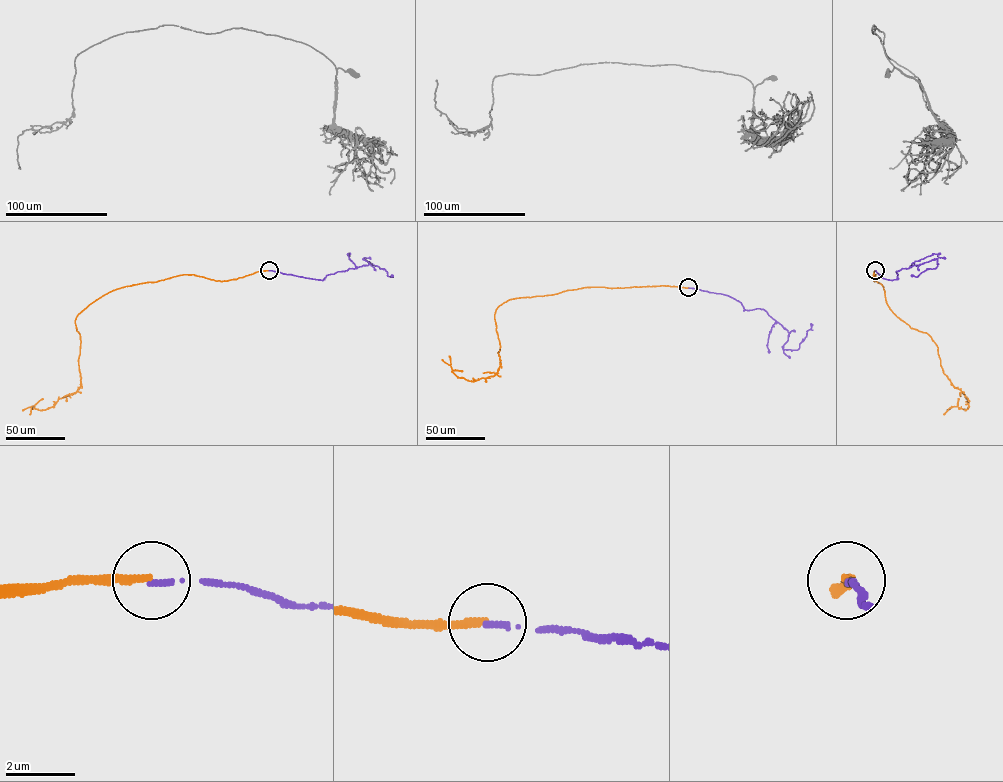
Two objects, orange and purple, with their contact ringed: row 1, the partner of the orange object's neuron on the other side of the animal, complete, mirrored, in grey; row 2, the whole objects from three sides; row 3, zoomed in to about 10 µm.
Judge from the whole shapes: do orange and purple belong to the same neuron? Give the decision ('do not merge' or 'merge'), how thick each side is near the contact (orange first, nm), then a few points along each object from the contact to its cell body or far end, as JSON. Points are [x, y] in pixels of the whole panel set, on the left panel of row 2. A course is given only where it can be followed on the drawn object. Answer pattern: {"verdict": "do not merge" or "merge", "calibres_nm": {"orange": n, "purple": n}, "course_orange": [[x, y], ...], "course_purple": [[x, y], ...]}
{"verdict": "do not merge", "calibres_nm": {"orange": 200, "purple": 160}, "course_orange": [[269, 270], [223, 281], [183, 274], [102, 296], [75, 318], [80, 386], [45, 410], [31, 406], [29, 414]], "course_purple": [[269, 270], [323, 280], [327, 275], [369, 264], [363, 259], [391, 275]]}

